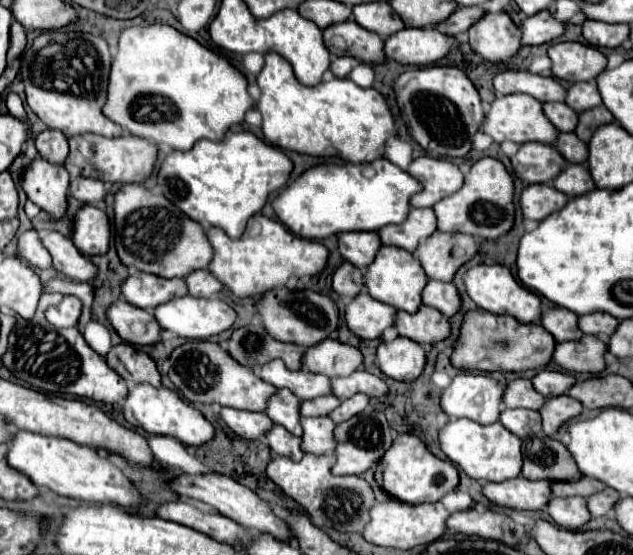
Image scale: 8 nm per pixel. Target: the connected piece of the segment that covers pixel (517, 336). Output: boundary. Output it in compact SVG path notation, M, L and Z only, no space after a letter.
M478 311L466 313L458 343L460 345L452 353L452 363L454 367L468 371L522 373L548 365L554 353L554 337L542 325L522 325L510 315Z

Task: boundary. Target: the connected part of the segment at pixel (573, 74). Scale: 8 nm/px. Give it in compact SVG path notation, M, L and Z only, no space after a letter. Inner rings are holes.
M556 43L548 49L552 59L552 73L562 81L594 81L606 69L606 55L584 43Z

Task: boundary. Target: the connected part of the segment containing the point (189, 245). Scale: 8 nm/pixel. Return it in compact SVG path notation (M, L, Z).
M124 185L114 201L114 245L126 267L154 273L158 277L188 277L192 271L208 269L214 249L200 223L186 217L172 201L150 193L142 185Z

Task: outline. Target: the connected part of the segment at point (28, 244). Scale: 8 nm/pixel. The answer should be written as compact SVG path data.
M34 229L20 235L18 249L20 249L20 257L24 257L32 267L38 267L38 269L50 269L52 267L50 253L42 245L42 241L38 239L38 235L36 235Z

